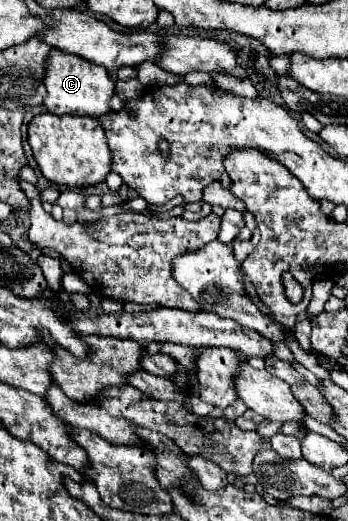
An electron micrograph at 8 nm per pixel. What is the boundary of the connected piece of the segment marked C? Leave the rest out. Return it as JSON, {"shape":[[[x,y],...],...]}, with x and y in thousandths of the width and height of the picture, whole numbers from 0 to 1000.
{"shape":[[[147,96],[135,111],[135,134],[124,146],[124,161],[135,169],[135,184],[124,188],[129,207],[147,219],[221,219],[221,223],[267,223],[313,215],[313,192],[330,180],[330,161],[296,127],[250,119],[216,104],[193,104],[175,96]]]}

